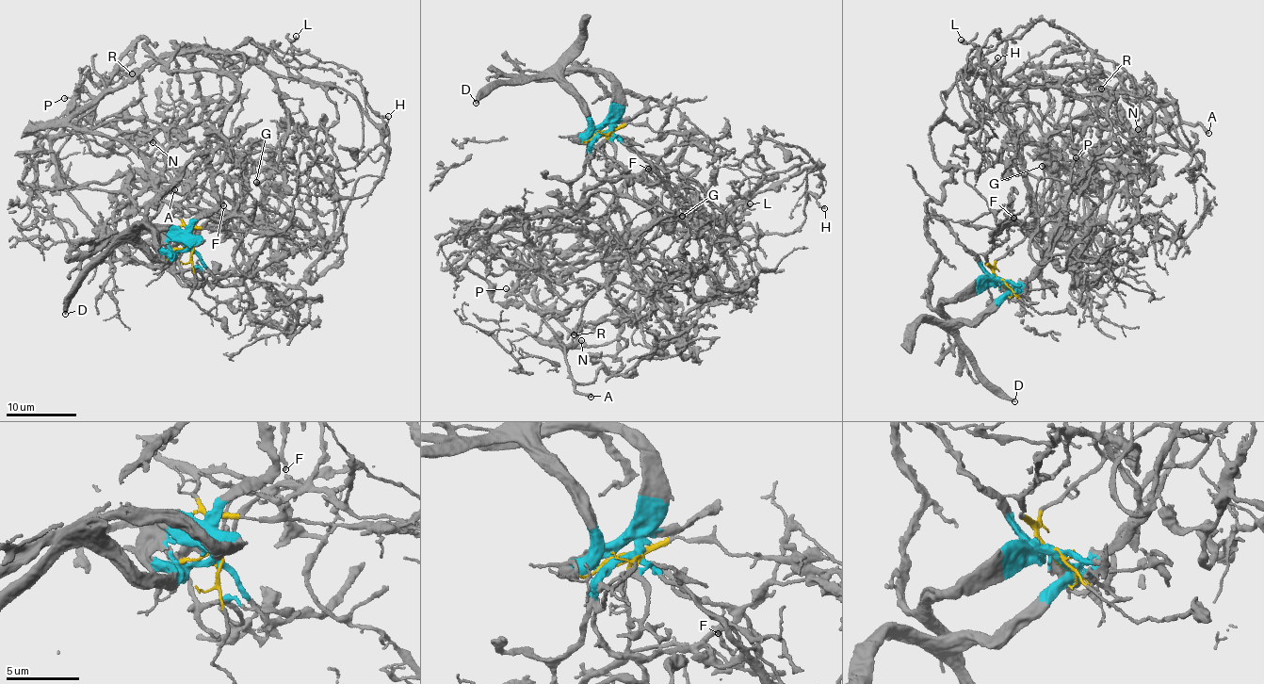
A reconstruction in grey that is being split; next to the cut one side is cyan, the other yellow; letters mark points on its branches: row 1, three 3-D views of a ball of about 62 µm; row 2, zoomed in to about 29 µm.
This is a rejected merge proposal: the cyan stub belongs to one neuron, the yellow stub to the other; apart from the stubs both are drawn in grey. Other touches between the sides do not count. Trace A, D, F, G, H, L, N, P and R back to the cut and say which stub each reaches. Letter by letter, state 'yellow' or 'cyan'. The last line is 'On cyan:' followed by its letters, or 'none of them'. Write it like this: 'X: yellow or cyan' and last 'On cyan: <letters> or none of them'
A: yellow
D: cyan
F: cyan
G: cyan
H: cyan
L: cyan
N: yellow
P: yellow
R: yellow
On cyan: D, F, G, H, L

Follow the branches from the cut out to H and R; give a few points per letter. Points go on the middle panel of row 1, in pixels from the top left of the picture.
H: (607, 131), (670, 110), (721, 238), (825, 208)
R: (607, 131), (607, 170), (580, 211), (502, 231), (519, 260), (511, 291), (531, 285), (533, 299), (575, 334)

